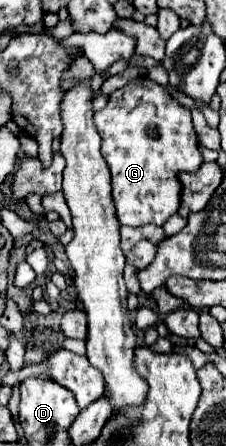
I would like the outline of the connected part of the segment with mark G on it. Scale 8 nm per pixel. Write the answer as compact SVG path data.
M138 77L132 79L122 89L116 89L102 111L94 113L94 123L102 139L101 152L110 167L112 199L116 207L117 218L121 225L138 227L138 225L158 225L162 227L170 215L178 213L182 183L178 179L180 171L196 171L202 163L198 151L196 131L192 127L192 113L188 107L182 107L166 87Z

